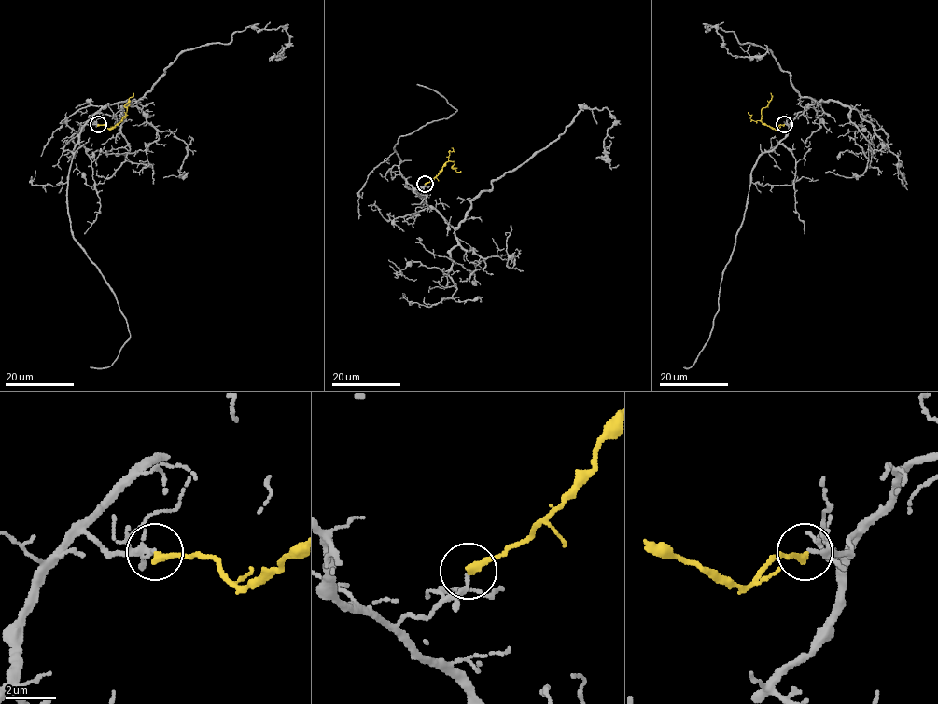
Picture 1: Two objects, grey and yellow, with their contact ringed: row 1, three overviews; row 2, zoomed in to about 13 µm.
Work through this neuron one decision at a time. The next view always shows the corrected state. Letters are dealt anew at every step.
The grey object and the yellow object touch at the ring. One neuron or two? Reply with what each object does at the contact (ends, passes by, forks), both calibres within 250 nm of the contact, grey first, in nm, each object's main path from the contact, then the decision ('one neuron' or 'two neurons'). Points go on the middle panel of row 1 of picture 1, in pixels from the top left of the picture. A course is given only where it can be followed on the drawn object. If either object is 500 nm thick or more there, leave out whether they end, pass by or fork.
grey forks | yellow ends | 100/300 nm | grey via (425, 185), (415, 192), (456, 227), (581, 106), (616, 120), (604, 148), (618, 165) | yellow via (425, 184), (432, 180), (448, 161), (454, 161), (452, 168), (460, 171) | one neuron

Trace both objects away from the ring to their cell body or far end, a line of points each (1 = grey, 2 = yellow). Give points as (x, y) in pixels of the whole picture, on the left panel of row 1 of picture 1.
1: (97, 124), (184, 51), (250, 25), (285, 29), (276, 56), (291, 45)
2: (97, 124), (109, 129), (125, 117), (125, 105), (133, 93)

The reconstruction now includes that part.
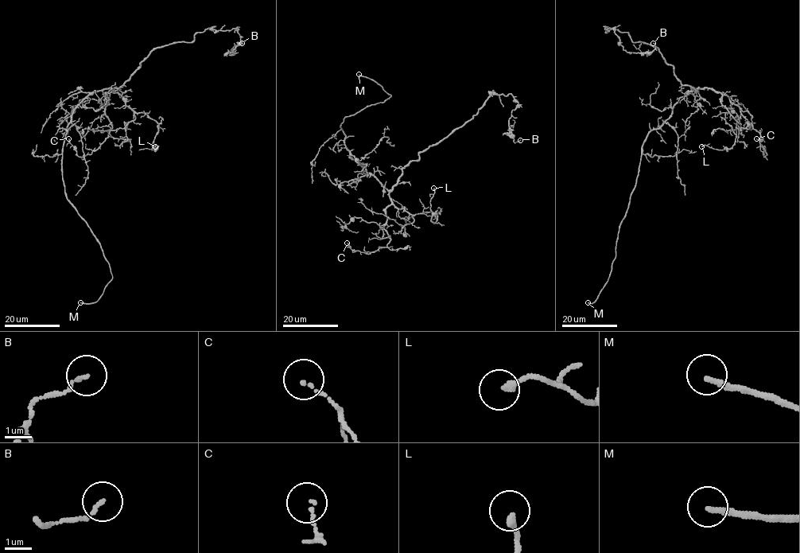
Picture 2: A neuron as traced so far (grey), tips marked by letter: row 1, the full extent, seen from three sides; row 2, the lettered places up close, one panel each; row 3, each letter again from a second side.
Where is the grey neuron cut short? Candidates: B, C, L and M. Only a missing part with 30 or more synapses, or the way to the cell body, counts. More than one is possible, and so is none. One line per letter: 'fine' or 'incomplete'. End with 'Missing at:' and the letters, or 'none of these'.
B: fine
C: fine
L: fine
M: incomplete
Missing at: M

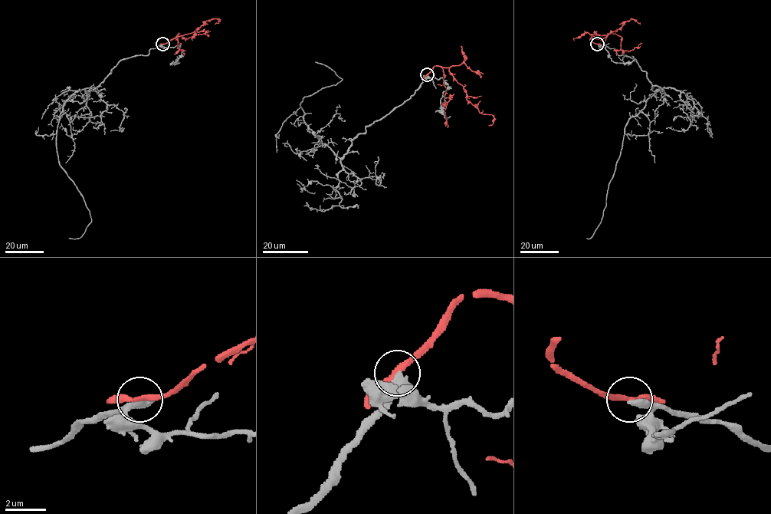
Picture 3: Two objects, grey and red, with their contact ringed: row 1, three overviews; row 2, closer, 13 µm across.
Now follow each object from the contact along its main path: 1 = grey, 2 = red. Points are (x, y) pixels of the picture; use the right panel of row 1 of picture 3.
1: (597, 44), (634, 59), (652, 85), (667, 87), (651, 95), (645, 106), (628, 120), (602, 221), (586, 238)
2: (597, 44), (589, 41), (592, 35), (602, 39), (631, 18), (640, 24)

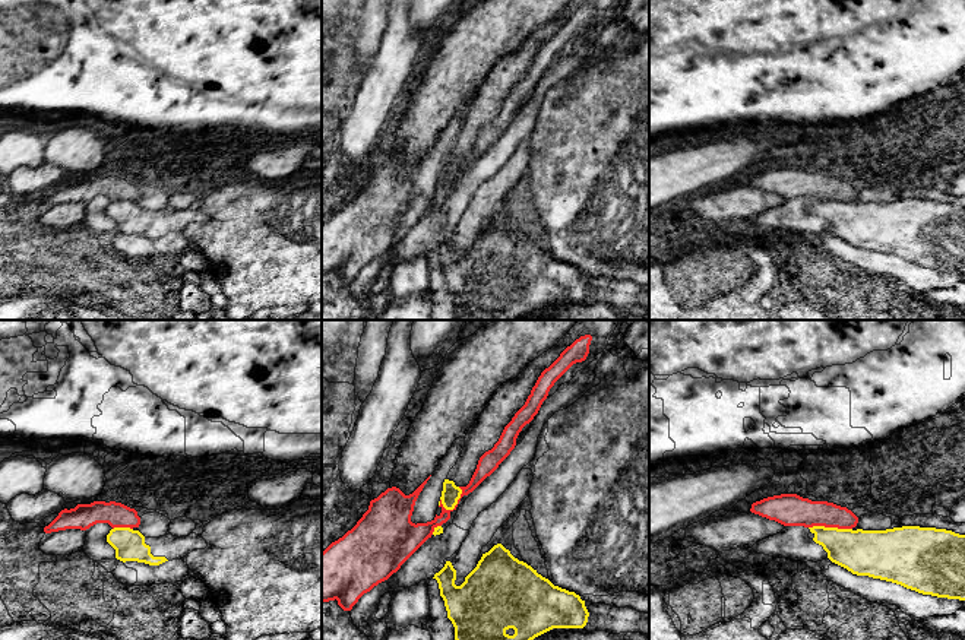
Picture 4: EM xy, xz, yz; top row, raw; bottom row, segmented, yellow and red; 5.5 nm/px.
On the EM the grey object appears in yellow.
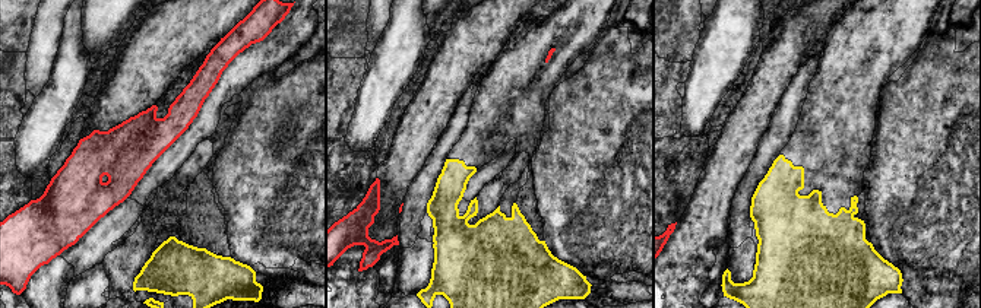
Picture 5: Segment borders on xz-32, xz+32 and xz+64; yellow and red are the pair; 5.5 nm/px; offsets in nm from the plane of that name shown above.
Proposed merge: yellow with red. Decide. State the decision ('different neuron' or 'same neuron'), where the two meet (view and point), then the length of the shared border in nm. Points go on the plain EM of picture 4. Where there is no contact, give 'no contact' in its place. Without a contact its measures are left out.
different neuron; meets yellow in xz at (456, 176); contact 160 nm long

